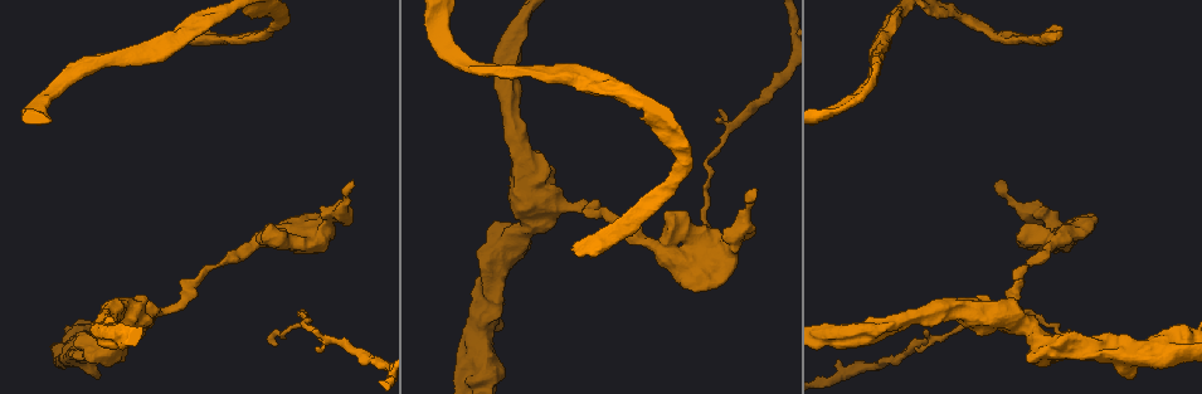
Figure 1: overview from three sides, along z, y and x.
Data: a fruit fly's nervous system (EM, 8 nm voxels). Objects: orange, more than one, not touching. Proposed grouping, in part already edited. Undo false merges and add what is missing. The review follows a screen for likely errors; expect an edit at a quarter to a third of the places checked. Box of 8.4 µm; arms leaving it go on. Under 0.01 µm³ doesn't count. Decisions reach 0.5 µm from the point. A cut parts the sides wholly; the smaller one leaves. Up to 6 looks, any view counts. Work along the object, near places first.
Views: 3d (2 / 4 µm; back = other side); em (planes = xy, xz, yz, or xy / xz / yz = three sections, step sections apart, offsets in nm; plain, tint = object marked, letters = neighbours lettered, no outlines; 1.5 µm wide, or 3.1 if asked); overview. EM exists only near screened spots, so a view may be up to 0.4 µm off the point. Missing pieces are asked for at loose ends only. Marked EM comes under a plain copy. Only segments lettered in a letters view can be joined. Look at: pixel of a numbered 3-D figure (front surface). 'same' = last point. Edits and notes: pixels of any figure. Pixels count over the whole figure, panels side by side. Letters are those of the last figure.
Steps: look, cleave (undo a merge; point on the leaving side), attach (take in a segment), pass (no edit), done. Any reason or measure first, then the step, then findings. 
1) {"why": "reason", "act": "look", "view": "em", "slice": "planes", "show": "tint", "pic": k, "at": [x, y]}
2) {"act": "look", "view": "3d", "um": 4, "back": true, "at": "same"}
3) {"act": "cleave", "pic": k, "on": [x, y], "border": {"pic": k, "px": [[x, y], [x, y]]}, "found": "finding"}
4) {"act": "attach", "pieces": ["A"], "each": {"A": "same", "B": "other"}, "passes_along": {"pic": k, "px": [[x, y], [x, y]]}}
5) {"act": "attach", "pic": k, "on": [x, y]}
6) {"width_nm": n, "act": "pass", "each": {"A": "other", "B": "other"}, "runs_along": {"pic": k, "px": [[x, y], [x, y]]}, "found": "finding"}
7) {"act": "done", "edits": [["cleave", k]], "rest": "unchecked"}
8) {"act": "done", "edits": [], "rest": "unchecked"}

{"why": "free end", "act": "look", "view": "em", "slice": "xz", "step": 4, "show": "letters", "pic": 1, "at": [354, 182]}

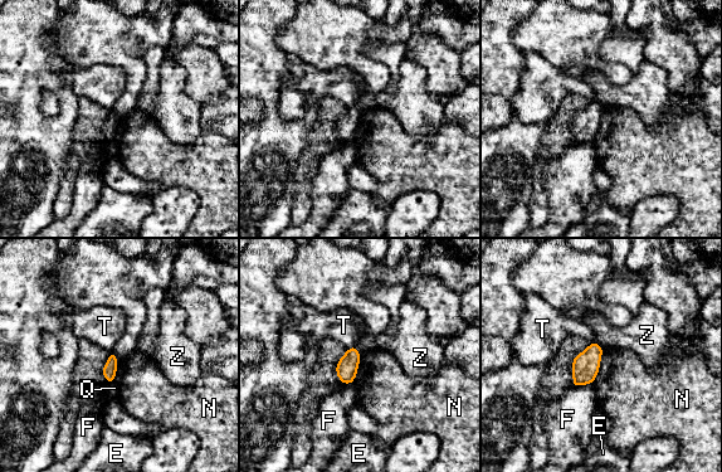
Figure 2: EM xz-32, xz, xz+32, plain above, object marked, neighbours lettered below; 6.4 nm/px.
{"act": "pass", "each": {"E": "other", "F": "other", "N": "other", "Q": "other", "T": "other", "Z": "other"}, "border": {"pic": 2, "px": [[603, 350], [600, 368], [591, 383]]}, "found": "none of them fits"}

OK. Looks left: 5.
{"why": "thick turns thin", "act": "look", "view": "em", "slice": "xz", "step": 4, "show": "letters", "pic": 1, "at": [1027, 266]}

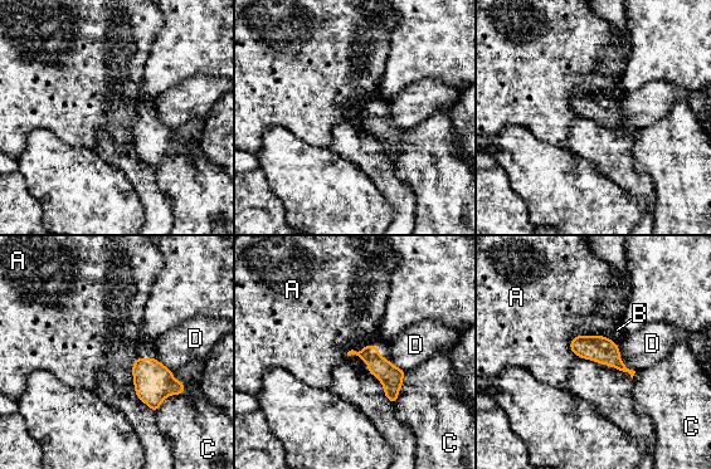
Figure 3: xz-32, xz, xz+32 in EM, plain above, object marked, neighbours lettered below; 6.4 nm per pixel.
{"width_nm": 20, "act": "pass", "each": {"A": "other", "B": "other", "C": "other", "D": "other"}, "runs_along": {"pic": 3, "px": [[366, 348], [391, 379], [393, 399]]}, "found": "continuous, no second neuron"}

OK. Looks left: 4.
{"why": "long arm stops here", "act": "look", "view": "3d", "um": 2, "pic": 1, "at": [1055, 39]}

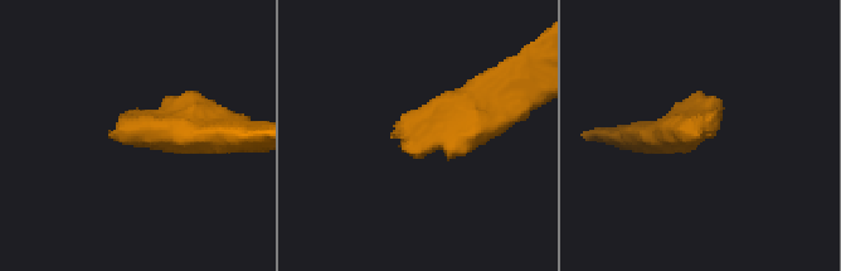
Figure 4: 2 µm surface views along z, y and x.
{"why": "need the tissue", "act": "look", "view": "em", "slice": "planes", "show": "letters", "pic": 4, "at": [393, 137]}

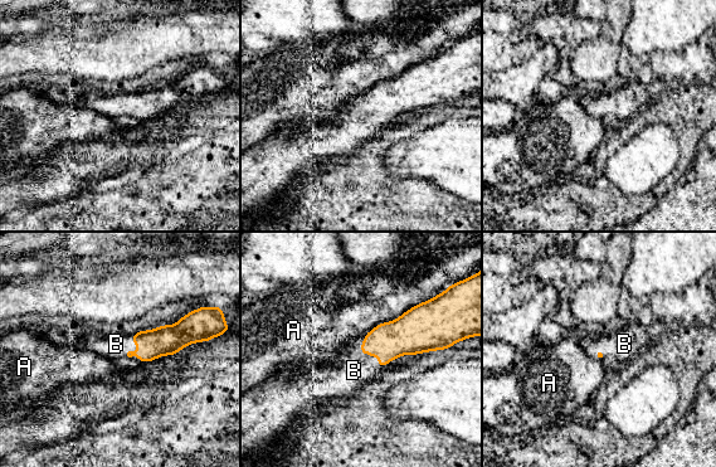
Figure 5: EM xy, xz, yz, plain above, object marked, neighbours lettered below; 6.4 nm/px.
{"act": "attach", "pieces": ["B"], "each": {"A": "other", "B": "same"}, "passes_along": {"pic": 5, "px": [[403, 336], [368, 353], [354, 370]]}, "found": "the neuron continues"}

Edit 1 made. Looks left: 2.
{"act": "done", "edits": [["attach", 5]], "rest": "unchecked"}

